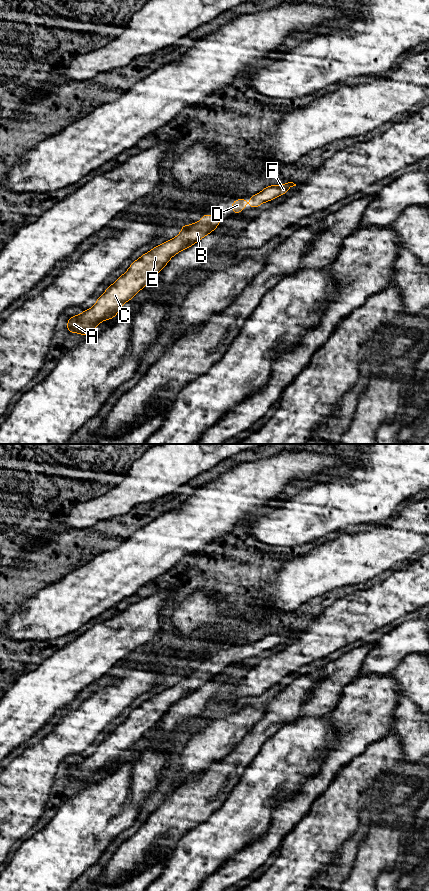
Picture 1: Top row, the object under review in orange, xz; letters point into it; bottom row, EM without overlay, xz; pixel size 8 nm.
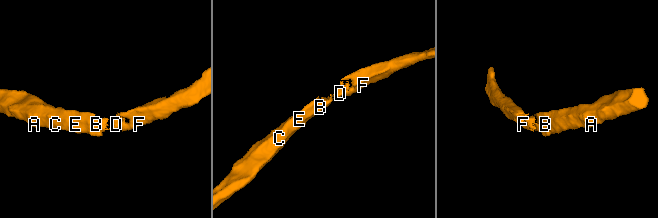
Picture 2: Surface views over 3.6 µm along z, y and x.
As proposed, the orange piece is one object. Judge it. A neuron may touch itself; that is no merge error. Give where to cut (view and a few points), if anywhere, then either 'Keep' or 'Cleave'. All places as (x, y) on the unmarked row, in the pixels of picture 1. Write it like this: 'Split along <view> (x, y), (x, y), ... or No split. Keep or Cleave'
No split. Keep

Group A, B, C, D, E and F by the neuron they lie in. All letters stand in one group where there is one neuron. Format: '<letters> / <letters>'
A B C D E F

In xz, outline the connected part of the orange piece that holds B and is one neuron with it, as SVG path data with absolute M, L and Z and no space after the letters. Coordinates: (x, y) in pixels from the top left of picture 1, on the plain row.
M221 656L218 658L216 666L206 661L200 669L190 673L182 672L176 685L155 694L132 710L128 718L97 746L94 754L67 768L67 781L78 781L88 785L102 769L111 768L118 763L123 752L131 749L135 742L144 737L172 705L193 694L220 673Z

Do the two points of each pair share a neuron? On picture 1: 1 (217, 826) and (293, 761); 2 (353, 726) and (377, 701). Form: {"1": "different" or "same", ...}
{"1": "same", "2": "same"}

